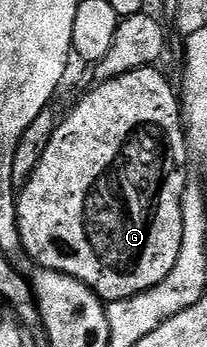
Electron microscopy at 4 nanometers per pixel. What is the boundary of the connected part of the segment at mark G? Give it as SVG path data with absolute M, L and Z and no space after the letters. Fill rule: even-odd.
M153 66L151 68L139 68L138 70L130 70L130 74L122 74L115 76L113 80L105 80L97 83L96 89L93 92L88 92L72 109L68 112L68 117L61 119L53 130L53 136L50 138L49 145L46 146L45 153L42 154L41 161L38 162L37 168L30 174L29 181L26 182L24 188L19 189L16 197L16 205L18 206L18 230L20 231L20 243L23 251L28 252L28 256L32 260L37 260L41 269L49 272L61 272L67 276L73 276L75 280L80 280L86 287L92 288L96 295L105 302L113 300L125 300L131 296L136 296L139 292L150 290L154 286L158 286L158 282L162 282L162 278L166 278L166 274L170 274L170 270L174 270L174 262L178 262L178 250L182 250L182 194L188 189L190 177L188 177L188 160L190 161L190 153L188 151L188 140L184 137L184 126L180 114L180 98L174 84L171 84L166 77L160 73L159 67Z

